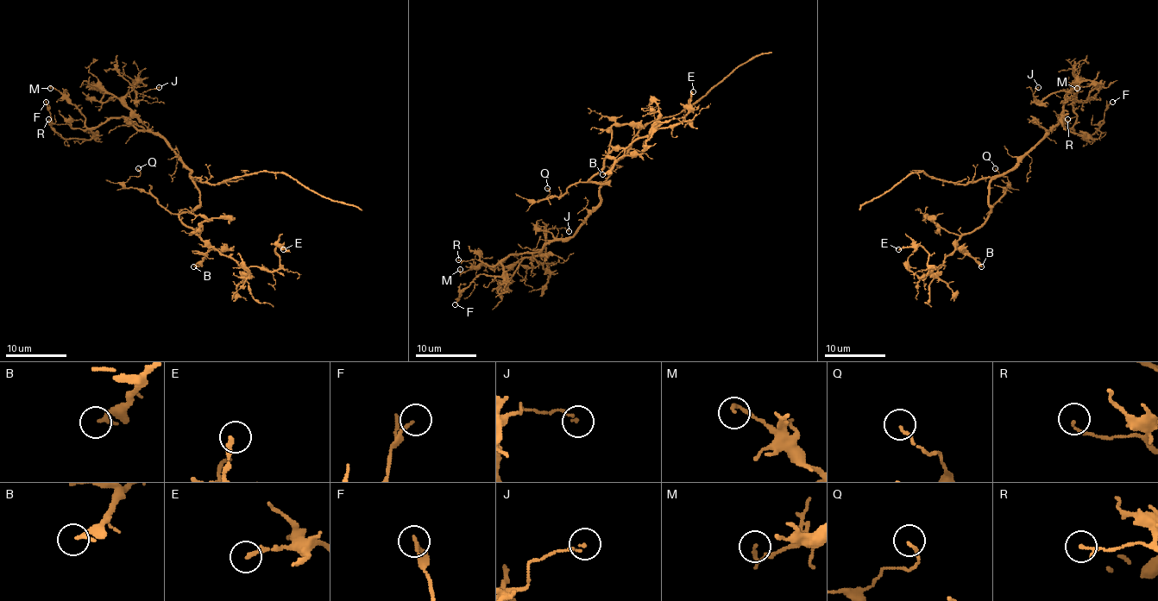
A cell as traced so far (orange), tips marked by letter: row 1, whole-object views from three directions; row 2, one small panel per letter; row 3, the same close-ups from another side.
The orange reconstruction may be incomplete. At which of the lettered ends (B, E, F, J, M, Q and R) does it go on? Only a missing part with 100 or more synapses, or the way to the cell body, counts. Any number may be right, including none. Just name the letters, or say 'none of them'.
none of them

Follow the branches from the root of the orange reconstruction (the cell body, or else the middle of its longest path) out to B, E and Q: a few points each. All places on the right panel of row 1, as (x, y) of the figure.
B: (997, 176), (989, 184), (991, 212), (988, 218), (977, 229), (966, 232), (955, 245), (981, 266)
E: (997, 176), (989, 184), (988, 218), (961, 237), (939, 267), (928, 267), (928, 253), (920, 246), (898, 249)
Q: (997, 176), (989, 184), (989, 214), (1003, 190), (1009, 188), (1008, 178), (995, 168)

